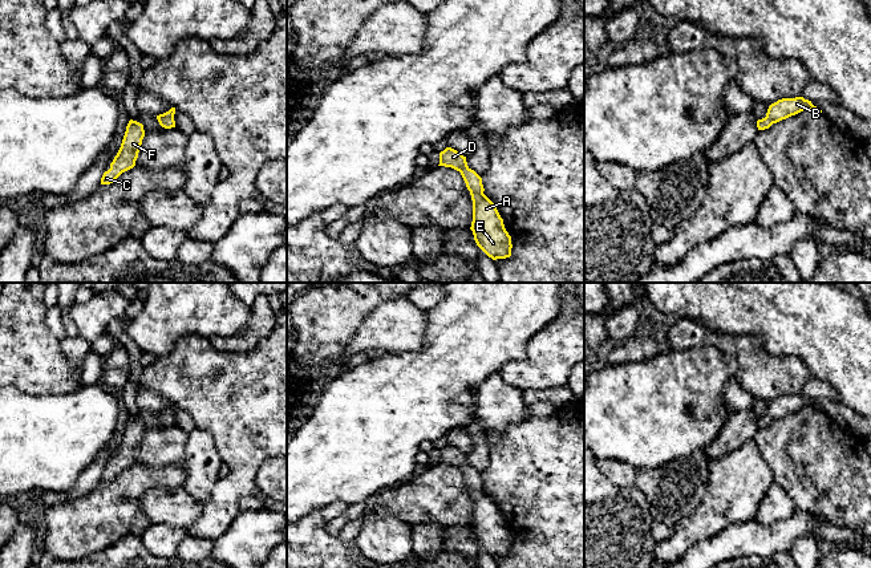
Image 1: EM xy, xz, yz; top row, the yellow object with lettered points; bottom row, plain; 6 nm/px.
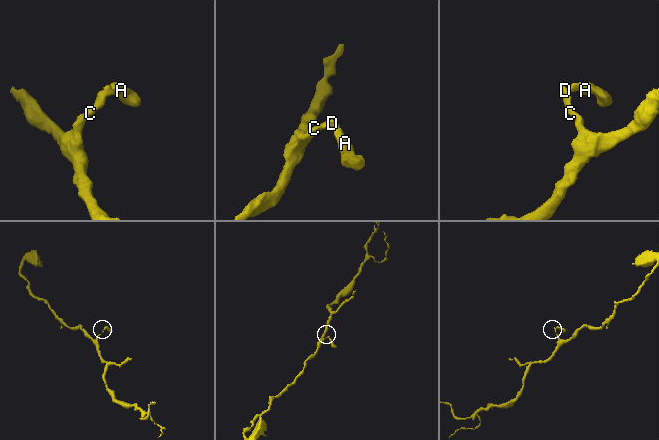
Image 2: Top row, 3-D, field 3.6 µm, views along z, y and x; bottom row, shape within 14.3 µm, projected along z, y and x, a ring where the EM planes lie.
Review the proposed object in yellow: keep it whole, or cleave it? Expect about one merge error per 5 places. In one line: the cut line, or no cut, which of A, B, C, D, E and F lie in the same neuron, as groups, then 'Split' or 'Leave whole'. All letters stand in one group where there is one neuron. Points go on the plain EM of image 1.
No split. Groups: A B C D E F. Leave whole

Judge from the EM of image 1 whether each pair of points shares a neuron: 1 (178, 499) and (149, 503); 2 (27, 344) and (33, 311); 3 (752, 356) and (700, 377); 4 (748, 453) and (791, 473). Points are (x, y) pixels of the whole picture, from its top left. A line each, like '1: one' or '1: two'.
1: one
2: one
3: two
4: two

